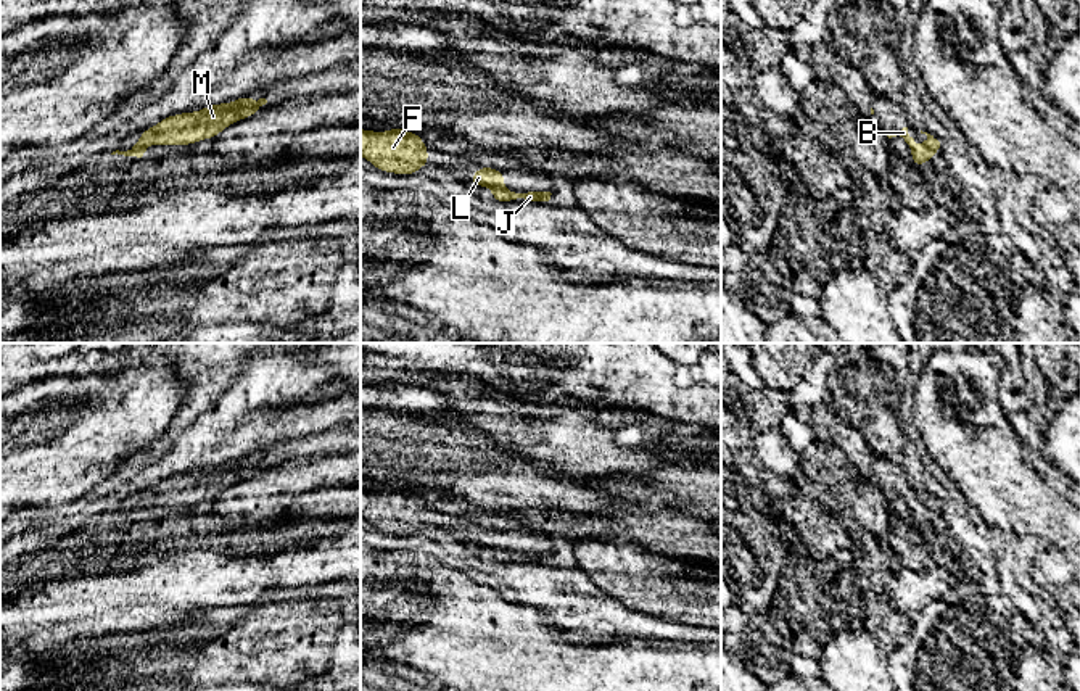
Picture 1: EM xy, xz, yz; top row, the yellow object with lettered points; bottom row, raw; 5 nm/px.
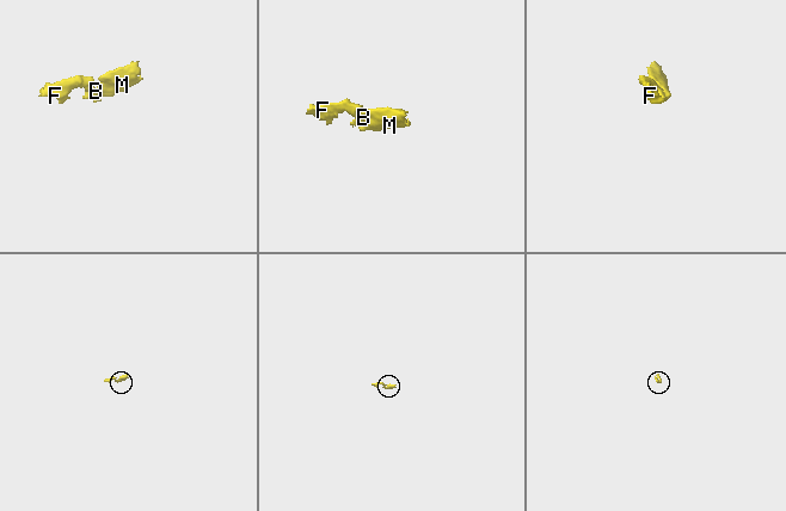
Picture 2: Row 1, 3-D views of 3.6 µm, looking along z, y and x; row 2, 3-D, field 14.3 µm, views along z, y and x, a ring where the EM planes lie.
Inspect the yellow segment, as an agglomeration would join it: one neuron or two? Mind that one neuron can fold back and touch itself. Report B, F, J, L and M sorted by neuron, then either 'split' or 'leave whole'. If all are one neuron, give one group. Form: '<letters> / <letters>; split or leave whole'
B F J L M; leave whole

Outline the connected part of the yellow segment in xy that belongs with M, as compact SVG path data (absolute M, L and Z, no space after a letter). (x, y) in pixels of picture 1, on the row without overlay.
M249 454L230 464L219 464L200 472L172 475L143 491L140 501L134 504L130 511L116 511L111 515L137 517L138 523L143 523L145 509L150 506L192 506L203 499L214 499L230 485L258 474L266 464L266 459L253 462Z

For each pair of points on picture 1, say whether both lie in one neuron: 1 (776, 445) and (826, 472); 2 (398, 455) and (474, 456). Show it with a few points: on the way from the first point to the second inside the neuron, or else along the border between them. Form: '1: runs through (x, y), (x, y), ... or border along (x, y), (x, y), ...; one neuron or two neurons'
1: border along (797, 455), (803, 474); two neurons
2: runs through (417, 458), (454, 458); one neuron

